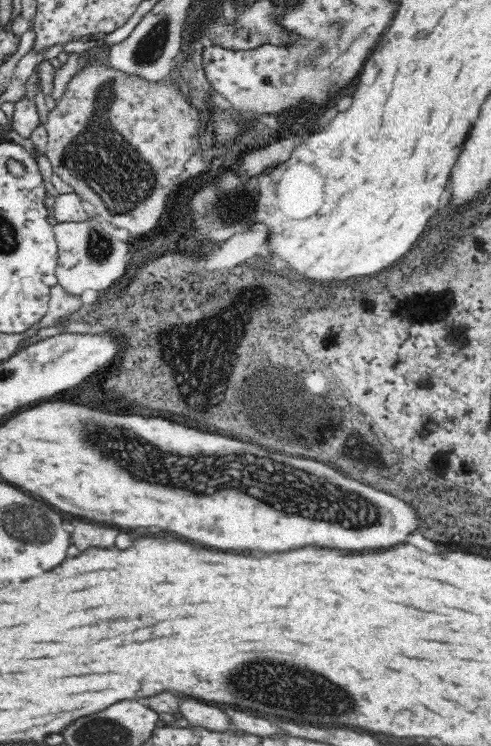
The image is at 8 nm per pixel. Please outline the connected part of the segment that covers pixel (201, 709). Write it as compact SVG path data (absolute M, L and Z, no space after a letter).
M192 698L177 702L176 715L188 720L194 726L204 726L204 728L214 728L214 730L233 729L226 713L216 706L210 706Z

